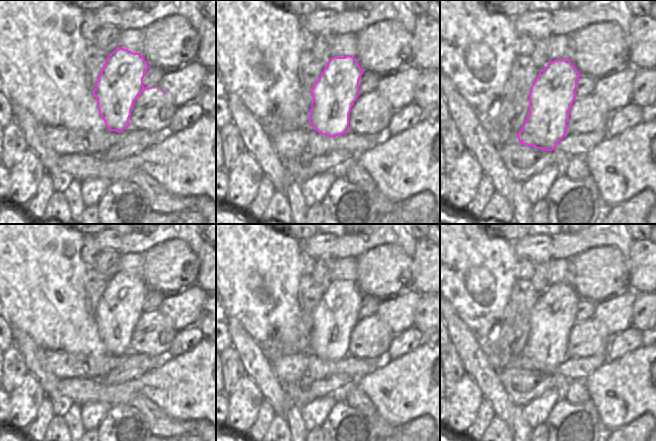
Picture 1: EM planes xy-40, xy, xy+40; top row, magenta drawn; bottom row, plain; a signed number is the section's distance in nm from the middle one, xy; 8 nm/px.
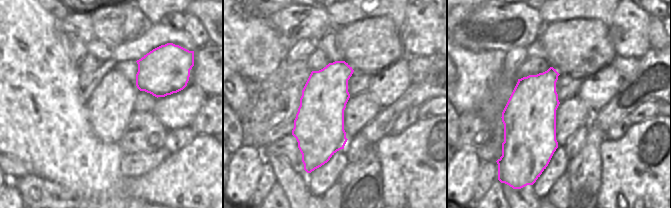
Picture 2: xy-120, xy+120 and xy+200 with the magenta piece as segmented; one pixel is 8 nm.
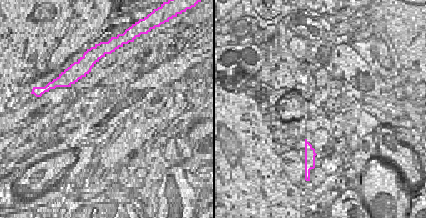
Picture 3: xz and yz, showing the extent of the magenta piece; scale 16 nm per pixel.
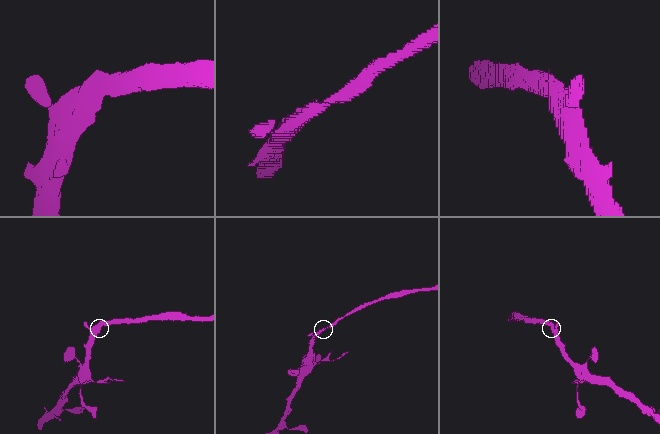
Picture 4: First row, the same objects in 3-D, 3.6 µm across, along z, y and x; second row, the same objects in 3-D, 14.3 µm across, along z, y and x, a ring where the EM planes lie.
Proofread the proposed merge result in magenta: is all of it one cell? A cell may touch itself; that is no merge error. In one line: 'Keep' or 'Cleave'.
Cleave.

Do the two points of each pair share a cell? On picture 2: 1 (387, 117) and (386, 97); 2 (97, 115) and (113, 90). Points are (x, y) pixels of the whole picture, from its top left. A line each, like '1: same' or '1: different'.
1: different
2: same

